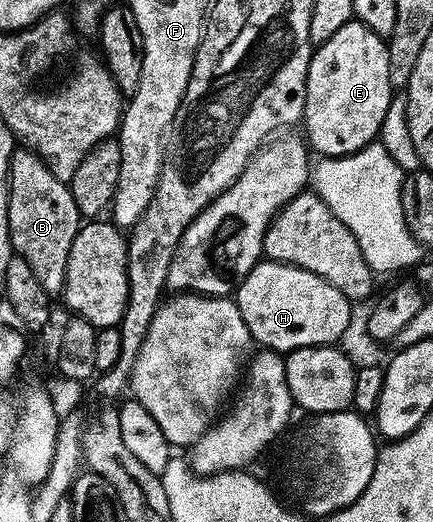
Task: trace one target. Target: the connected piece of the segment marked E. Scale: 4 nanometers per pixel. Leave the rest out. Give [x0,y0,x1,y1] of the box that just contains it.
[303,20,393,158]

